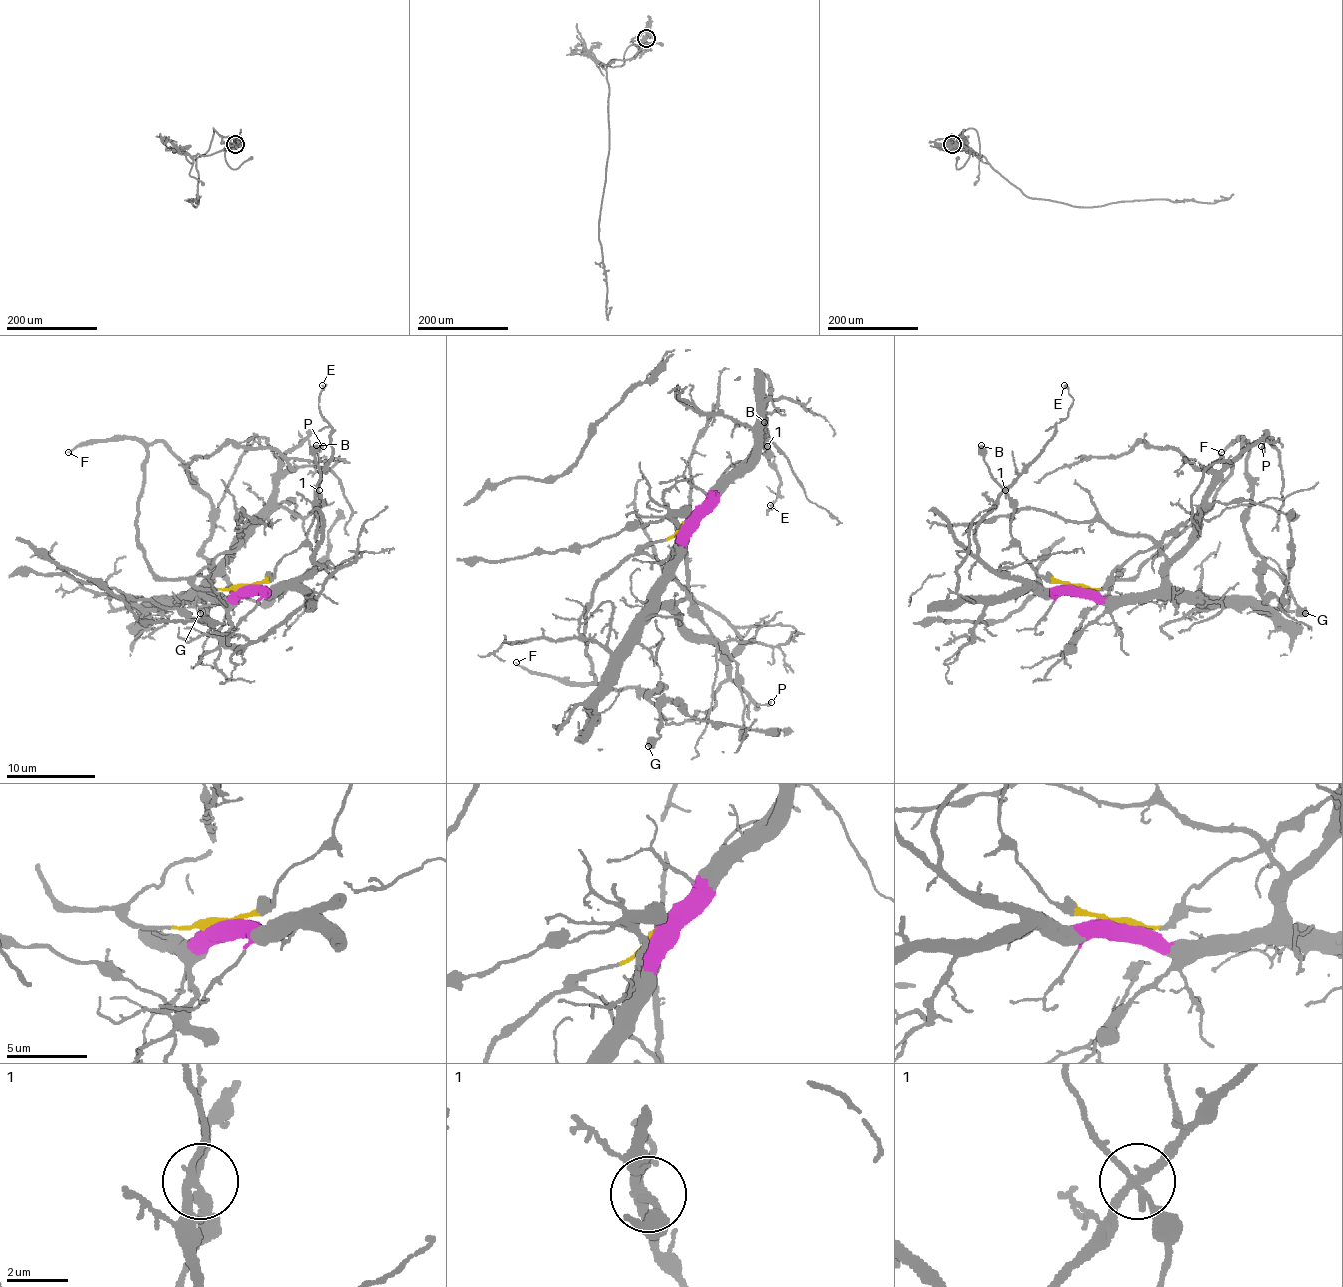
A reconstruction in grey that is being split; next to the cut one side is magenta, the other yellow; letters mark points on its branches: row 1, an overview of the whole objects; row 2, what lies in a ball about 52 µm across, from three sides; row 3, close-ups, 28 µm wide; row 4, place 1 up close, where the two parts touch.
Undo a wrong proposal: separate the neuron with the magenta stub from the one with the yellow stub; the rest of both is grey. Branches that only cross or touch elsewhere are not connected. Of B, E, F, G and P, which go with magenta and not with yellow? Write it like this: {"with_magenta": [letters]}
{"with_magenta": ["E", "P"]}

